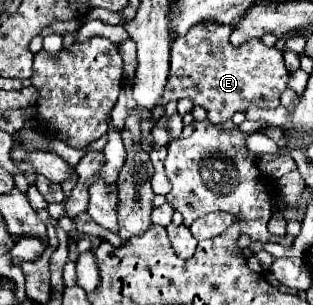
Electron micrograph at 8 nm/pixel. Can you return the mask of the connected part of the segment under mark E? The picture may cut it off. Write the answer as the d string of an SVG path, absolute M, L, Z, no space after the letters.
M198 23L188 35L182 35L182 39L172 43L170 75L160 103L186 97L194 105L204 107L212 123L232 119L236 111L246 111L252 101L266 103L266 107L280 105L280 95L288 87L290 77L282 51L266 47L260 39L234 47L228 41L233 29L233 24Z

